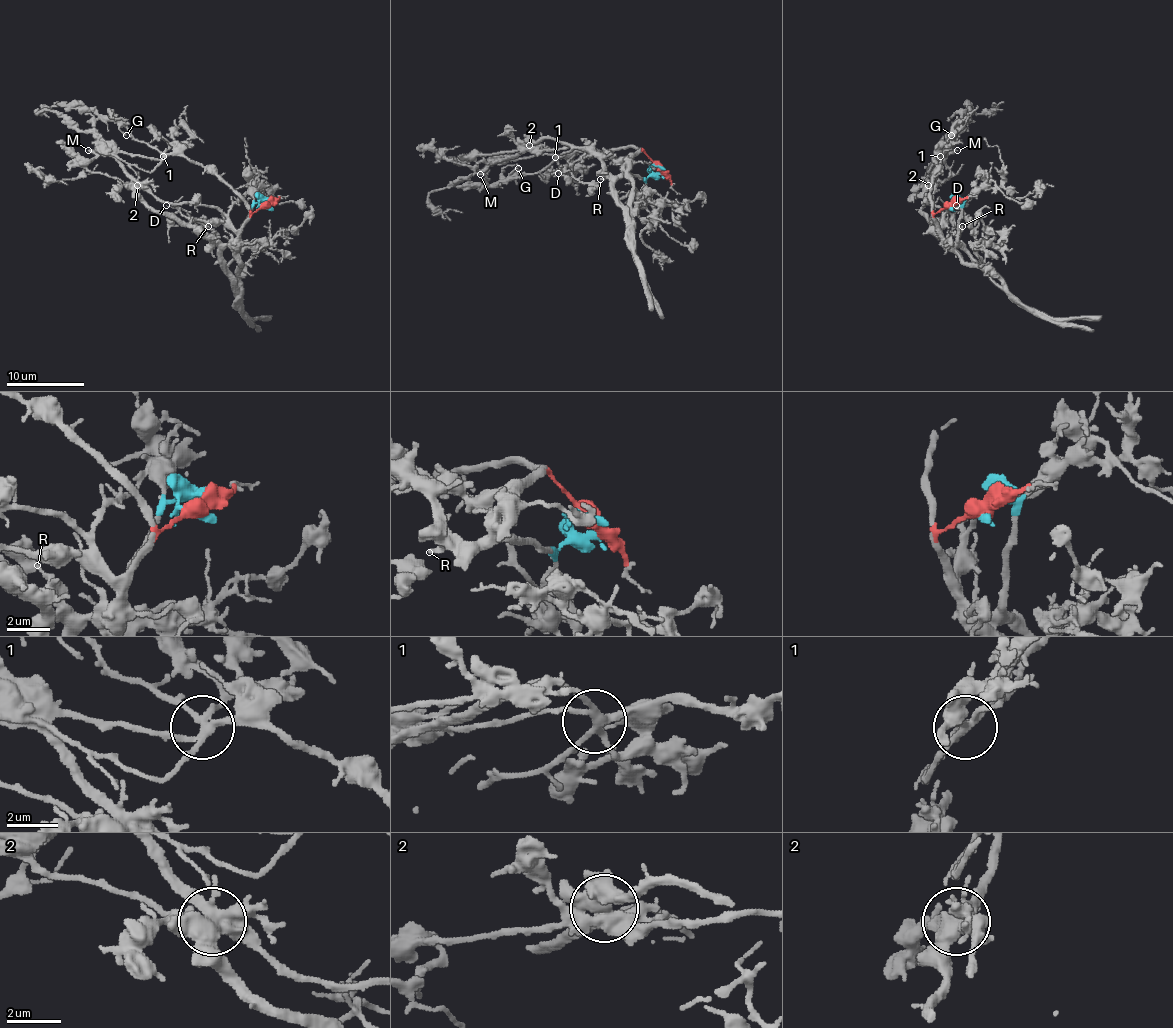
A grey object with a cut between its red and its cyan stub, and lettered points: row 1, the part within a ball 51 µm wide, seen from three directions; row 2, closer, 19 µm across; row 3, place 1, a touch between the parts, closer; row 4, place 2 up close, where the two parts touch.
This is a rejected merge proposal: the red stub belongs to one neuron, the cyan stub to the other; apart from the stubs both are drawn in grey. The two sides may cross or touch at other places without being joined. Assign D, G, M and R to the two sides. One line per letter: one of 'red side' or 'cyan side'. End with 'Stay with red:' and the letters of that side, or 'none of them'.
D: red side
G: red side
M: cyan side
R: cyan side
Stay with red: D, G

